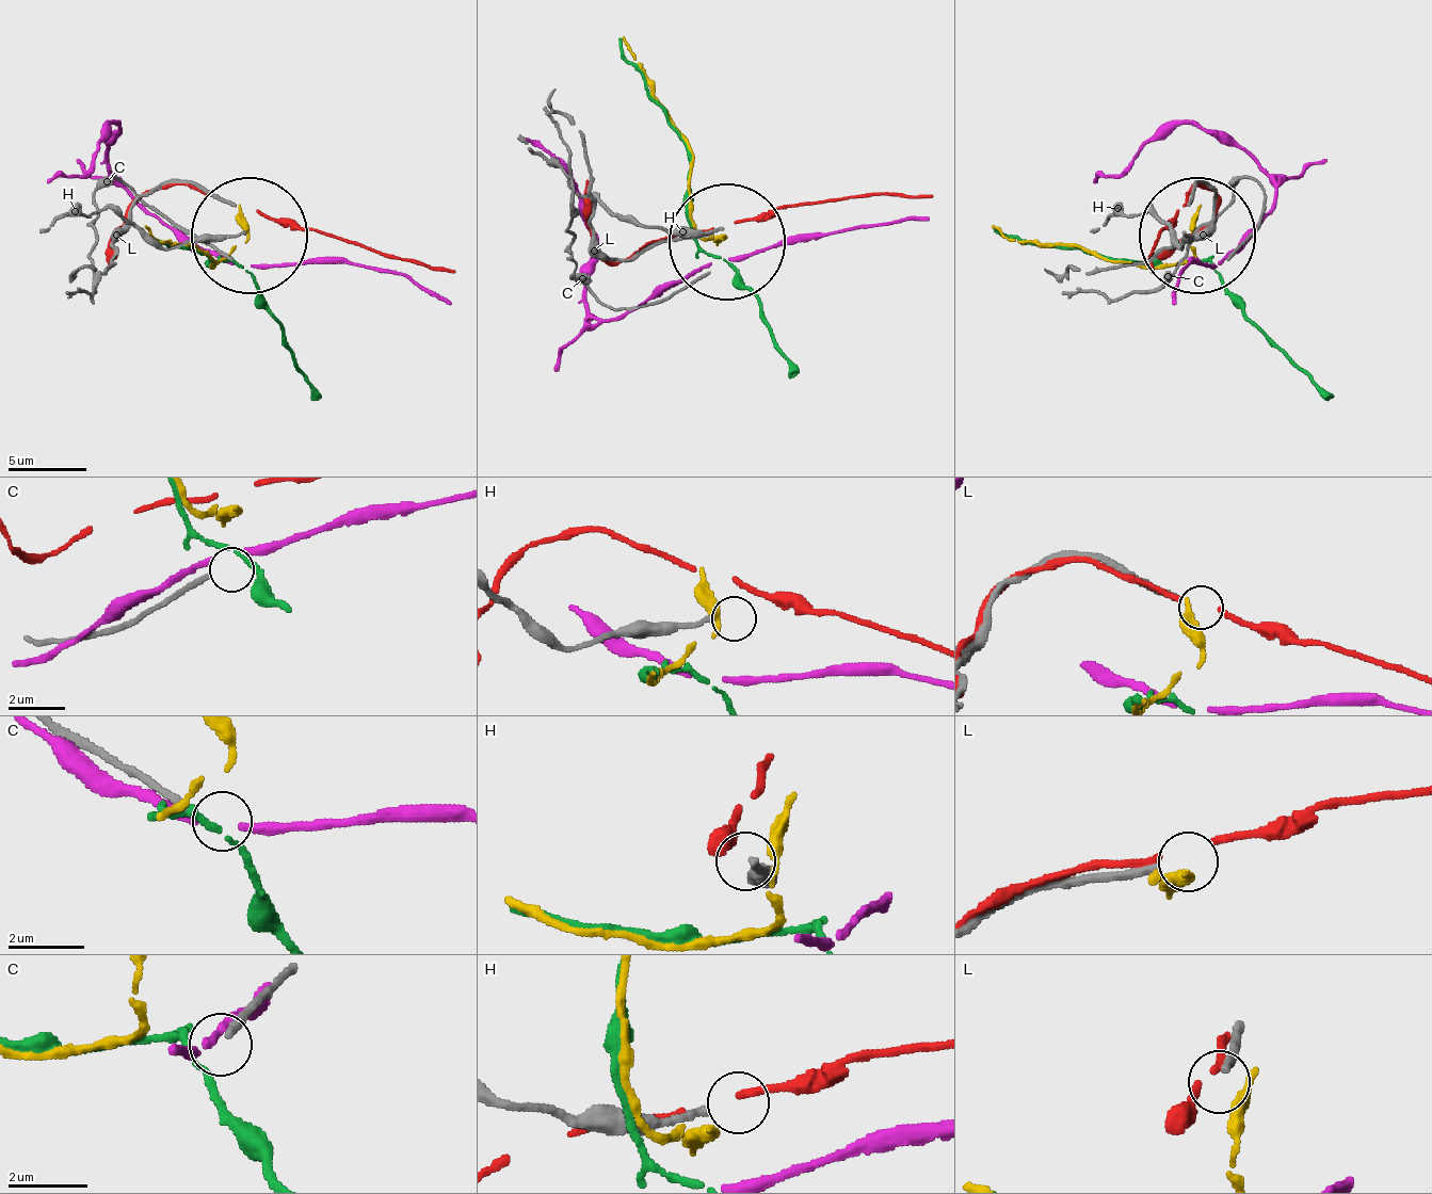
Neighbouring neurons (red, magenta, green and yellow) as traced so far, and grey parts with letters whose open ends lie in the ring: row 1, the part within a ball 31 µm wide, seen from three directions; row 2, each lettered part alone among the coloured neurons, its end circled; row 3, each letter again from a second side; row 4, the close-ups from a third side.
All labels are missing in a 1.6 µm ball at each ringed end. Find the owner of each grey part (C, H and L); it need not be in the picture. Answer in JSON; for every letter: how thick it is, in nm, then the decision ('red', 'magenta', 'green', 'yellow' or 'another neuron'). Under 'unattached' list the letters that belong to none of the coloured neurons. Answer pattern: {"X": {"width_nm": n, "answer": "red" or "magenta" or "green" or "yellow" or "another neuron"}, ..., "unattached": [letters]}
{"C": {"width_nm": 200, "answer": "another neuron"}, "H": {"width_nm": 180, "answer": "another neuron"}, "L": {"width_nm": 220, "answer": "another neuron"}, "unattached": ["C", "H", "L"]}

